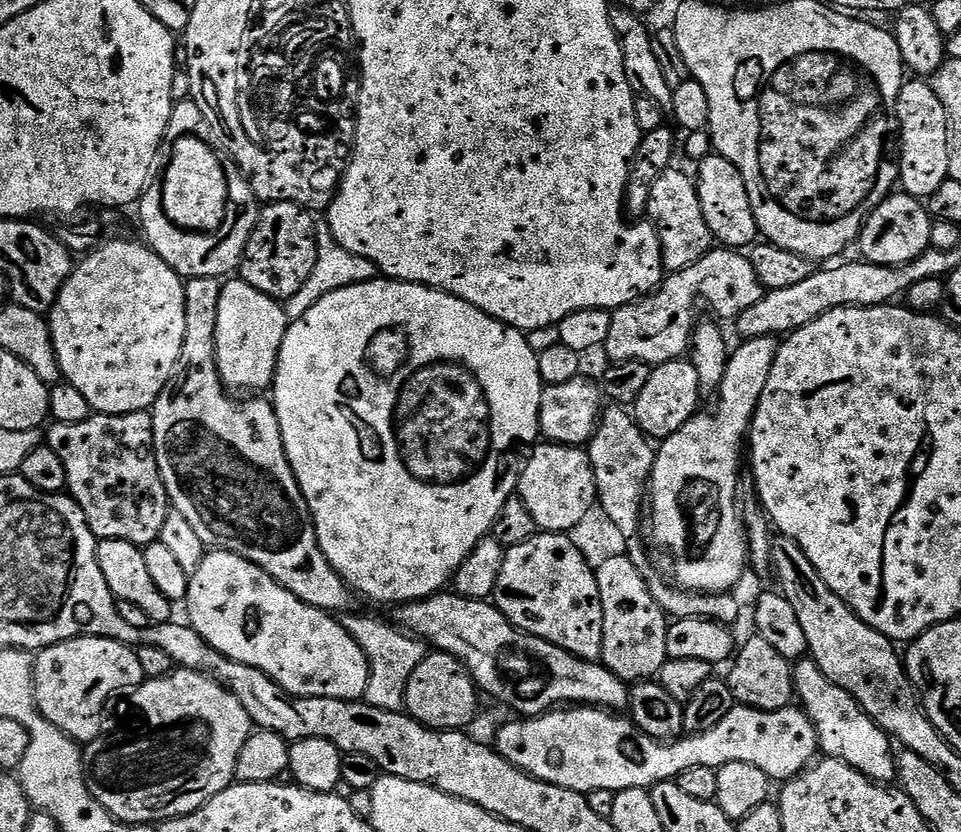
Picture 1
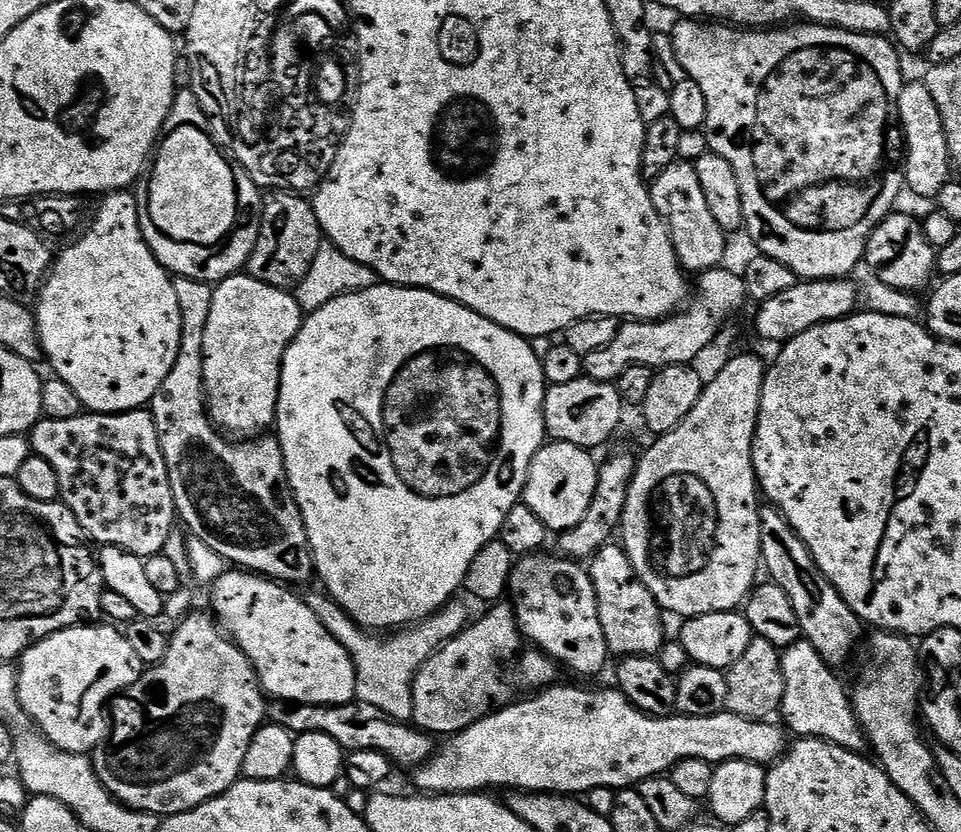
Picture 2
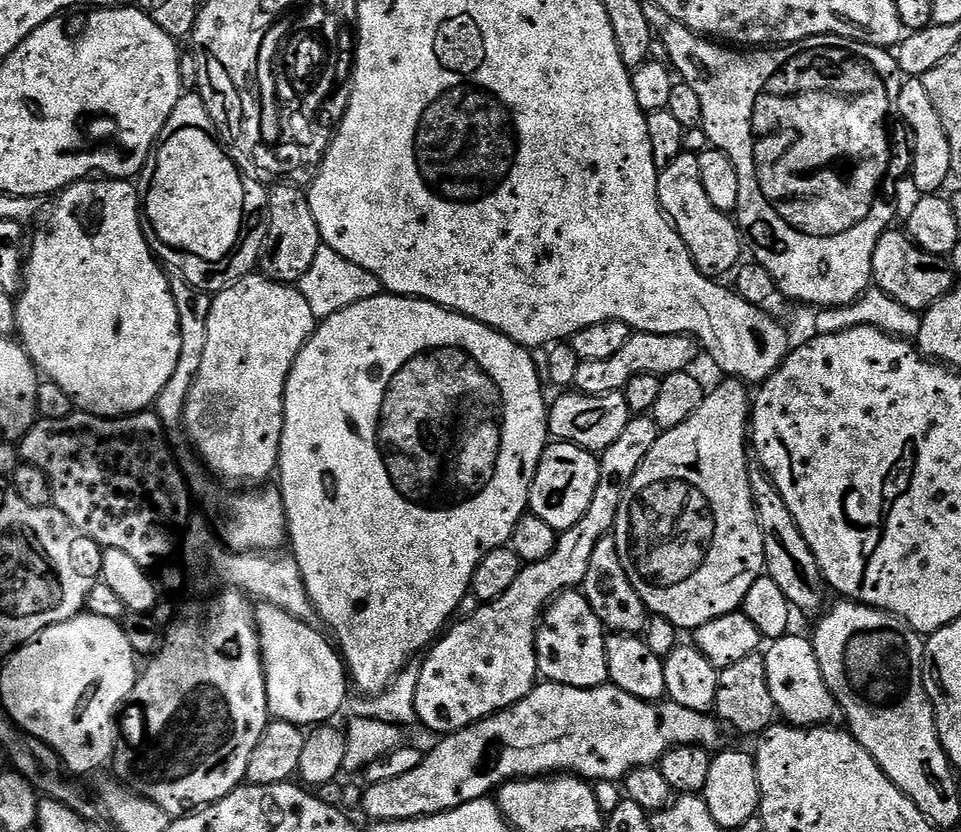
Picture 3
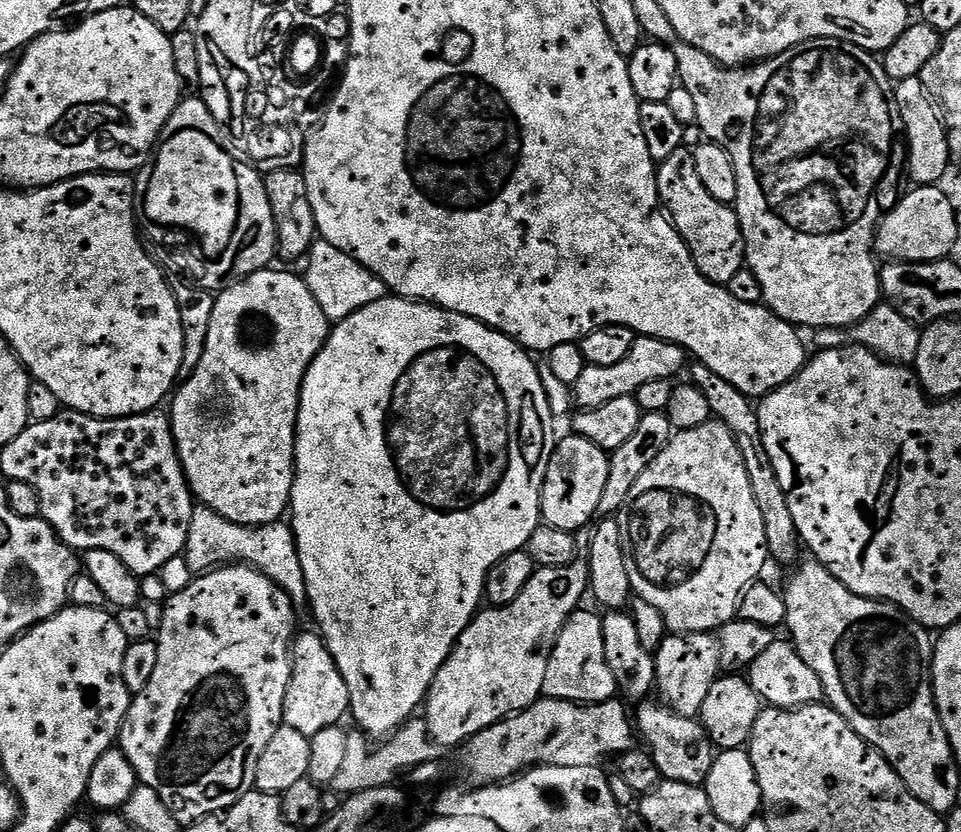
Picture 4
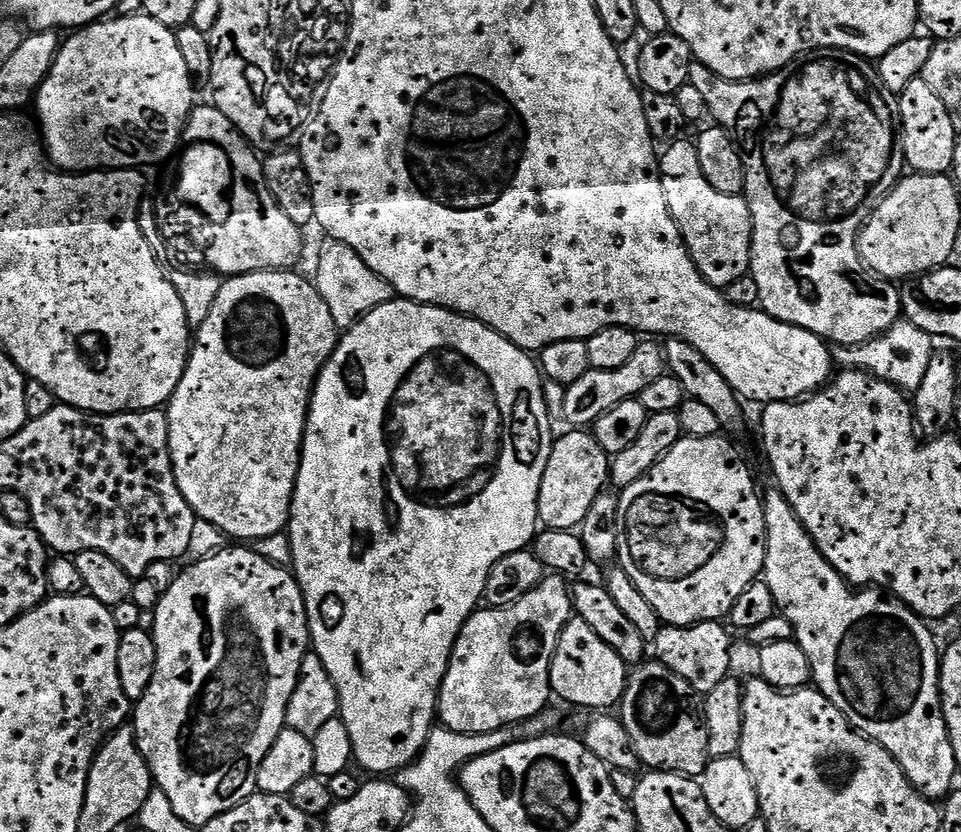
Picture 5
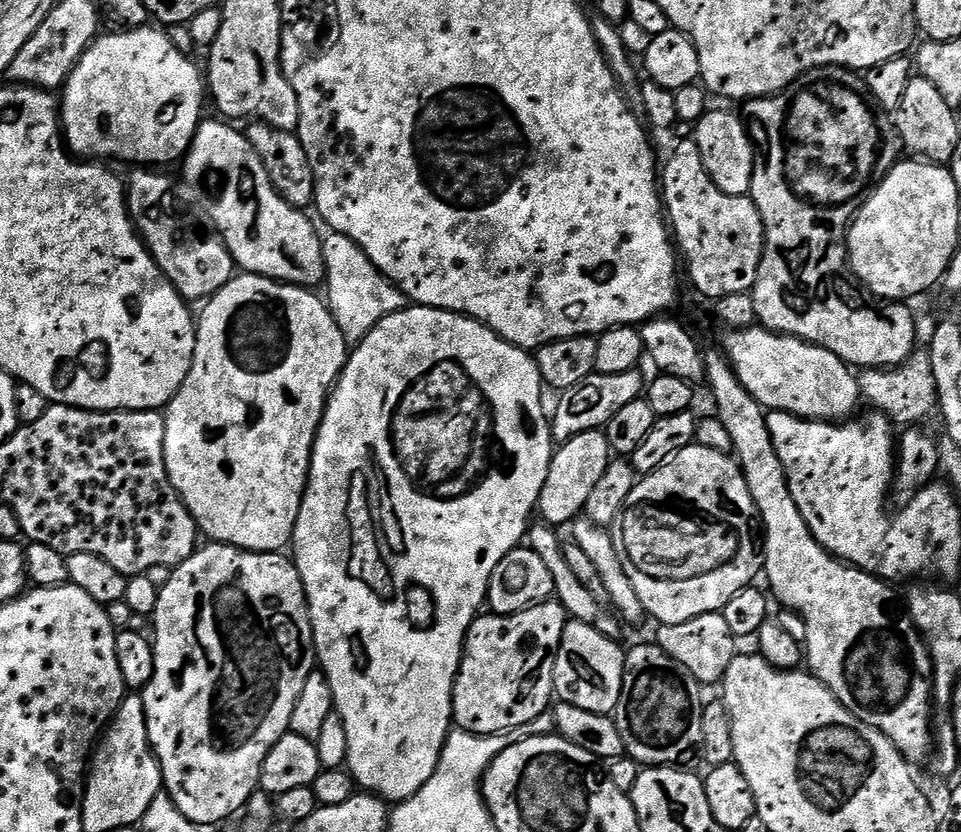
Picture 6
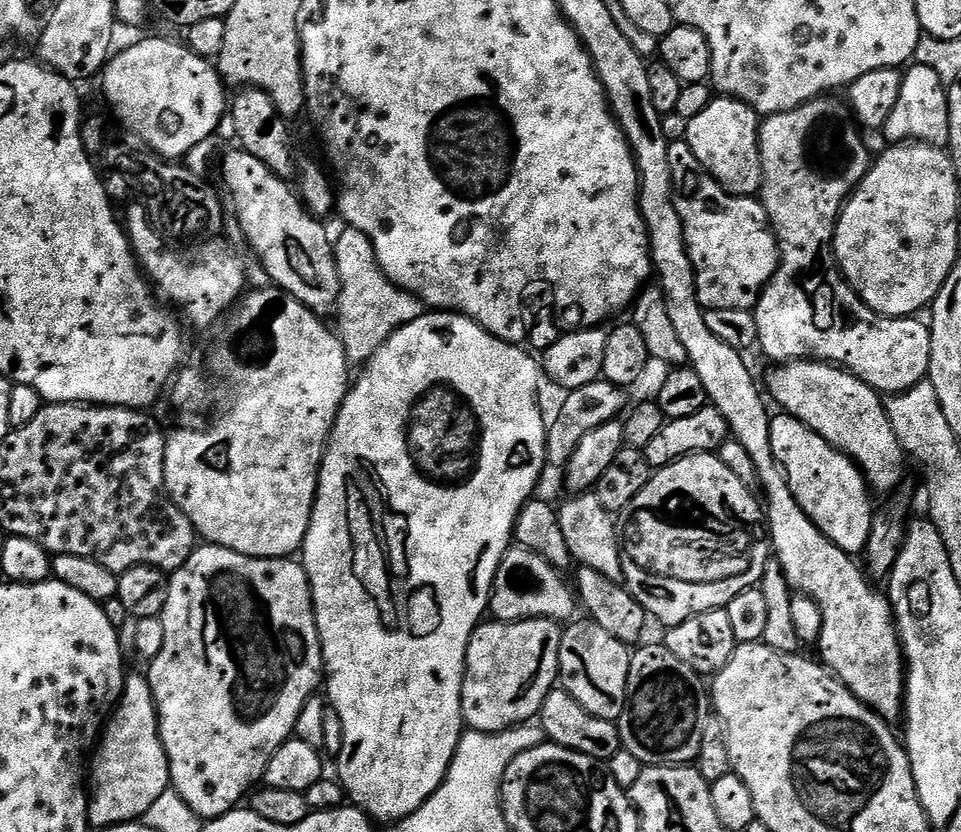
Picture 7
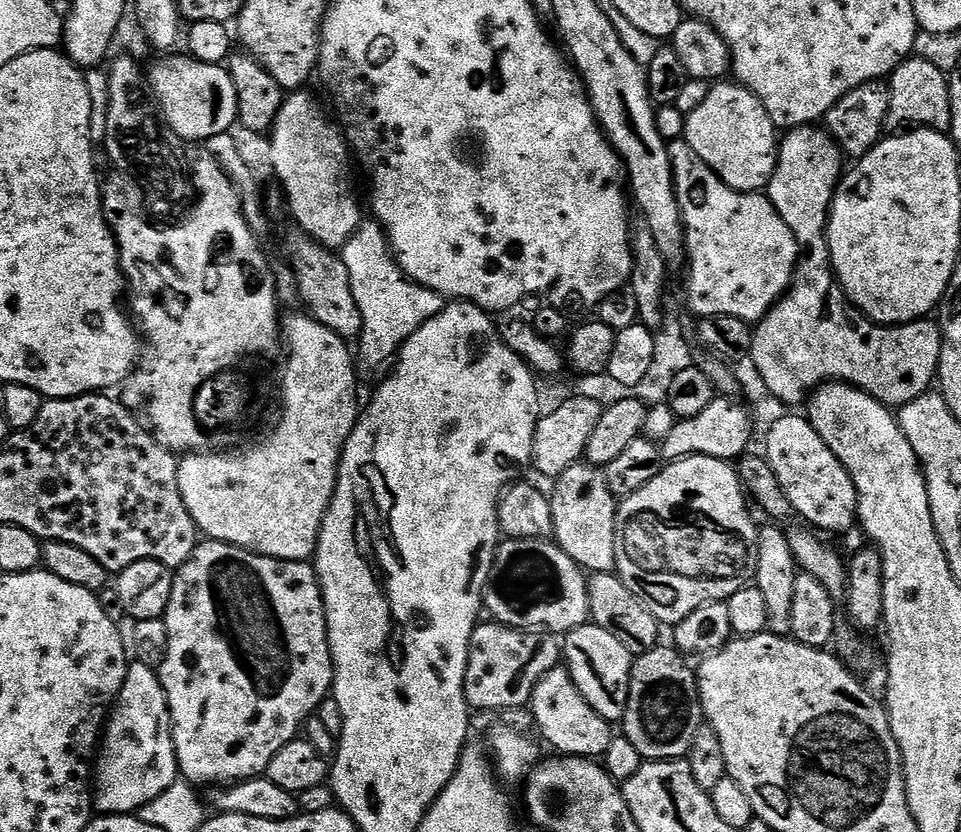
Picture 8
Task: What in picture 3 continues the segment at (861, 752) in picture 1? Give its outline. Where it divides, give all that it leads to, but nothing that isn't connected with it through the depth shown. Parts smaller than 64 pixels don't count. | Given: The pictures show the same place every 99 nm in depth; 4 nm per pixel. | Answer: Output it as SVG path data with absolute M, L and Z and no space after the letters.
M789 634L780 640L771 641L767 647L768 652L763 653L766 680L770 682L770 696L774 698L779 719L793 728L818 728L831 725L835 721L832 719L838 716L836 696L830 690L830 686L826 686L826 678L822 678L822 666L818 666L818 658L811 639L807 635Z

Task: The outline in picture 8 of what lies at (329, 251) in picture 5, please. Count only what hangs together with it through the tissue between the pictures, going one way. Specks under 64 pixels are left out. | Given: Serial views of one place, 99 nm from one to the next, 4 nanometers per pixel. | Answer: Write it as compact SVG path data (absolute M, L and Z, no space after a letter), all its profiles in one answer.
M374 218L361 219L358 230L343 246L342 259L346 274L350 274L350 290L362 314L362 330L358 337L358 368L361 373L372 372L391 361L400 347L430 318L444 310L445 297L408 279L396 262L384 228Z

